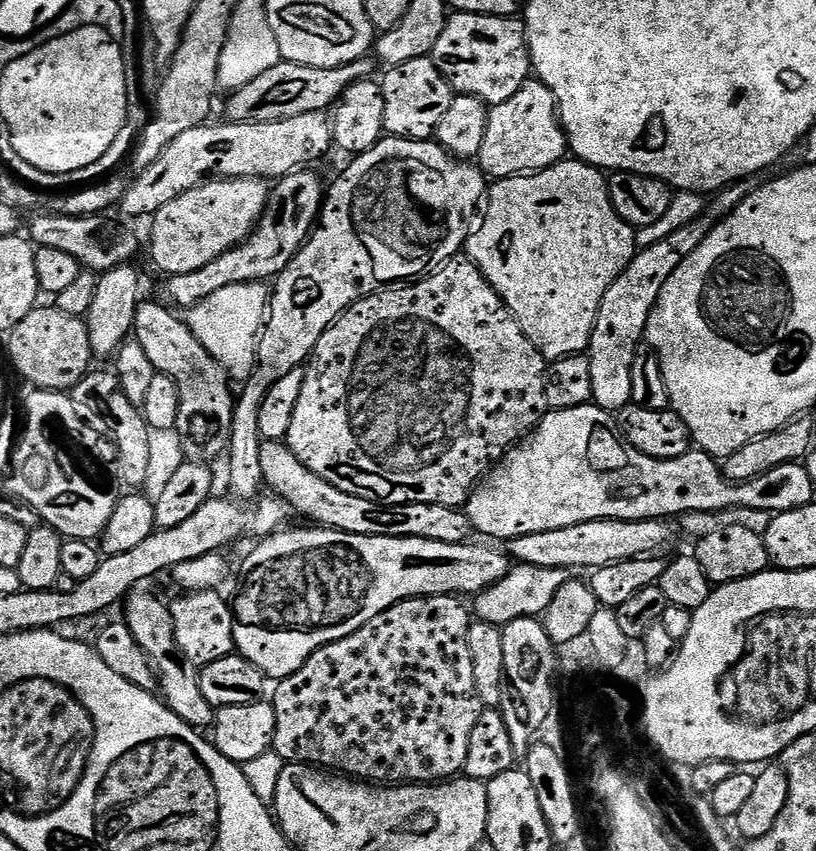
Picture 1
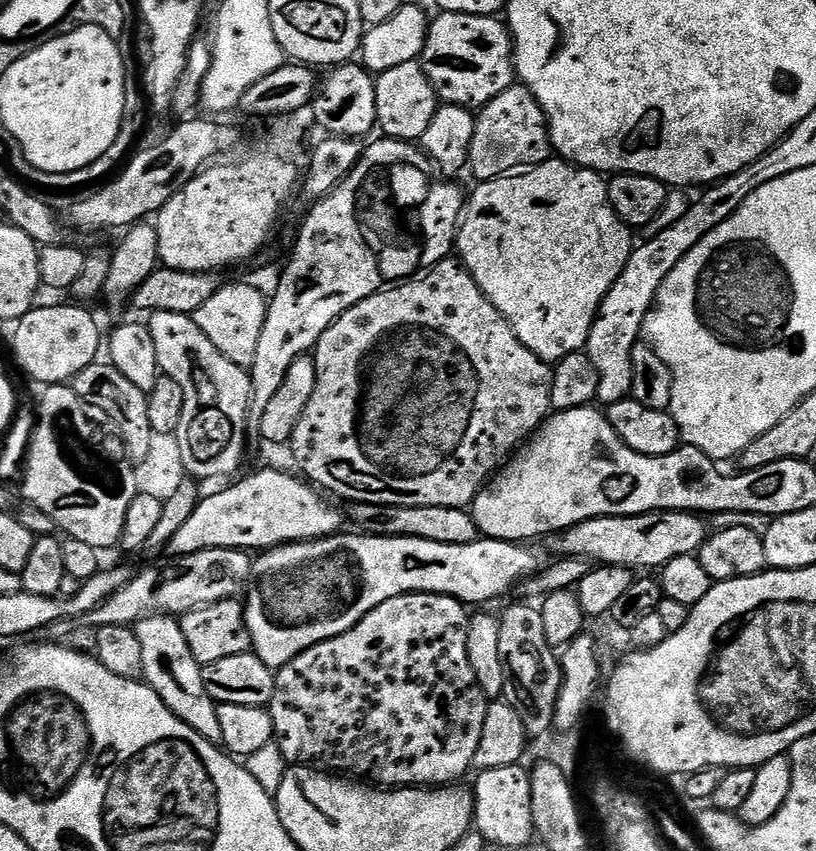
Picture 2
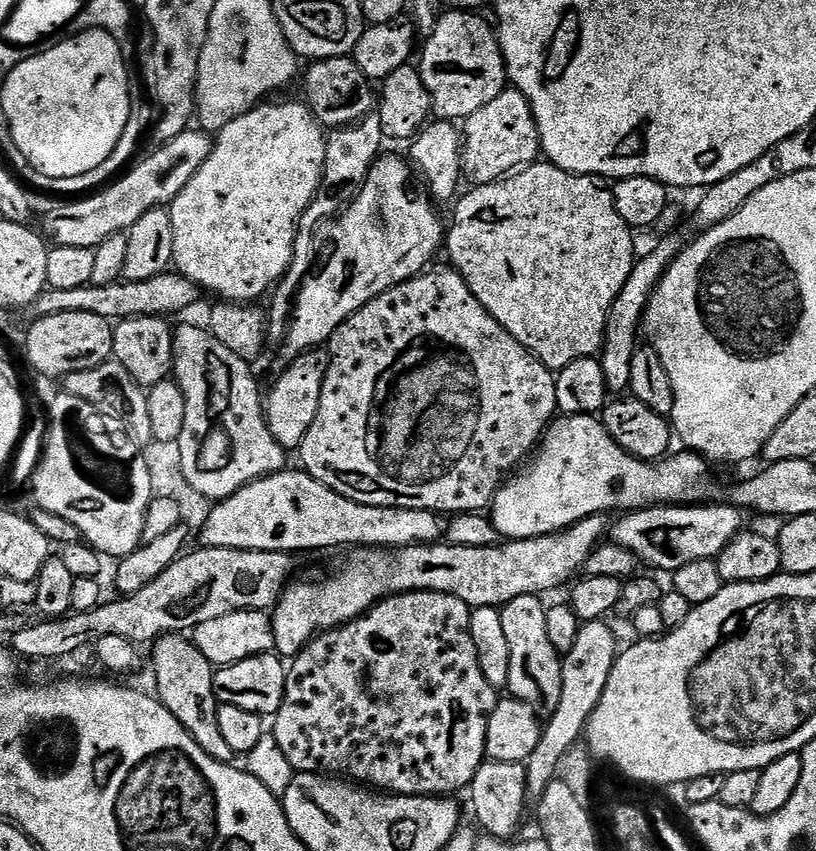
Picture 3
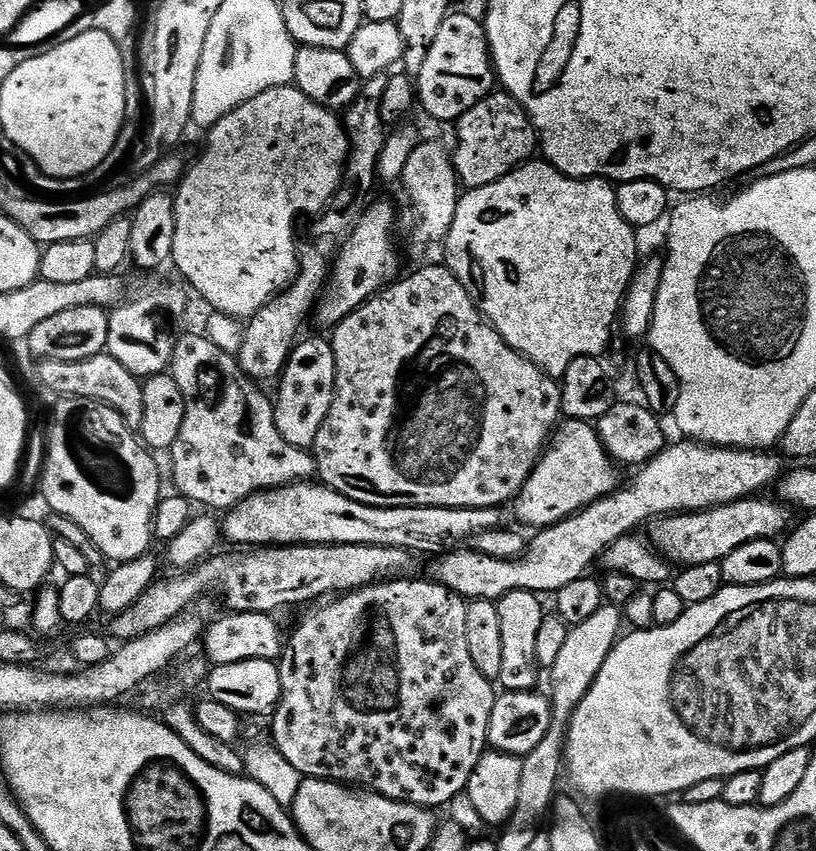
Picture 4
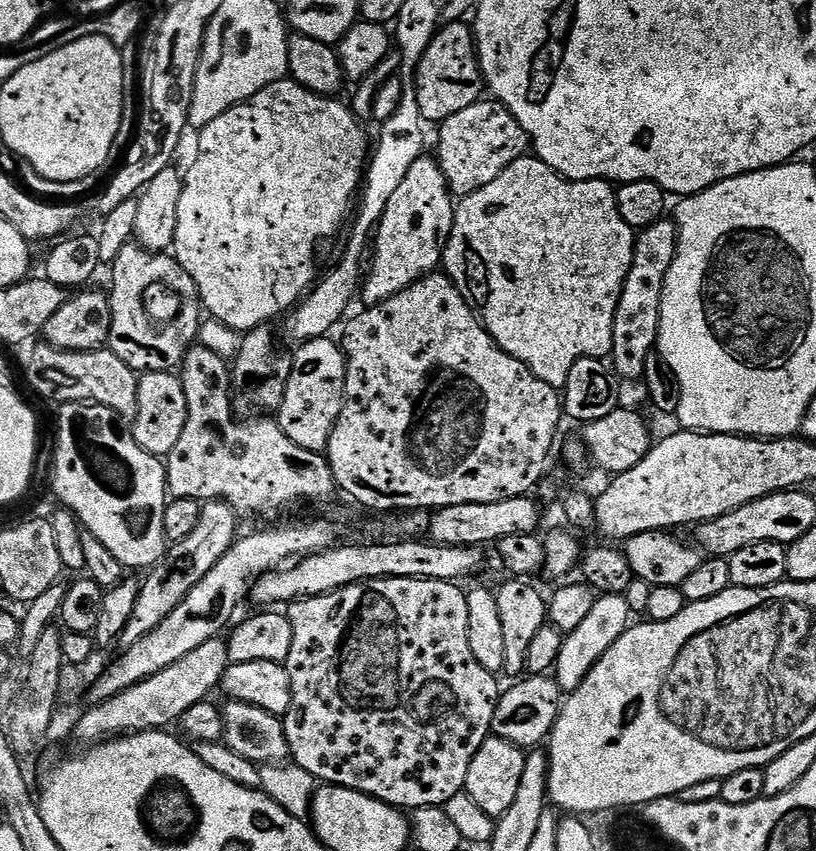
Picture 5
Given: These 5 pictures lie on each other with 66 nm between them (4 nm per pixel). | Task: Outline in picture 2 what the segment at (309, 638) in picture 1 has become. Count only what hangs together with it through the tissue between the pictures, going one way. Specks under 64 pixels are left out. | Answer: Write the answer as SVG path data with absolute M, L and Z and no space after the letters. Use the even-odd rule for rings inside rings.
M337 534L335 536L323 536L321 540L304 540L301 542L301 544L282 544L279 548L270 548L267 549L263 553L264 556L261 558L261 560L257 559L254 564L254 572L255 575L258 577L258 584L260 580L260 593L257 594L256 597L253 598L252 601L247 601L247 603L244 604L244 626L247 632L250 634L250 638L252 639L250 648L251 651L256 653L256 656L258 658L262 658L262 662L266 662L266 666L268 668L271 668L273 670L279 670L281 668L284 668L290 661L292 661L294 658L298 658L301 656L305 650L308 648L313 648L315 644L321 644L323 640L329 640L330 638L334 638L338 634L346 634L346 630L350 630L353 628L359 620L362 618L366 618L366 614L370 614L370 610L374 610L378 606L382 606L382 602L386 602L390 598L398 598L399 596L405 596L406 594L410 594L411 592L429 592L430 594L442 594L443 596L453 596L456 600L459 600L461 604L465 606L473 606L472 604L480 604L476 606L488 606L488 603L491 602L491 600L496 600L499 598L499 596L504 596L507 594L508 591L511 590L512 587L519 585L521 582L535 577L537 573L541 571L542 563L540 564L540 560L538 557L535 556L534 553L531 552L531 547L525 546L523 543L520 542L513 542L510 540L490 540L487 538L478 538L474 542L470 542L469 544L447 544L446 542L430 542L429 540L424 540L420 536L373 536L371 534L363 534L364 536L344 536L345 534Z

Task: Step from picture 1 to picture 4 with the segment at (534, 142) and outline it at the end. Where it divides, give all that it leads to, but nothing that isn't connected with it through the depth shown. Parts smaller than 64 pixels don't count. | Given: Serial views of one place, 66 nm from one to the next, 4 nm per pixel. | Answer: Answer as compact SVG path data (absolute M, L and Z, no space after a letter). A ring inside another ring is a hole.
M503 90L493 91L492 95L480 100L478 106L466 110L466 114L462 114L459 120L455 121L454 128L456 128L456 152L454 148L451 153L452 164L456 168L457 181L465 189L481 188L490 186L490 182L498 182L498 178L510 174L515 168L533 159L538 148L538 137L531 118L524 112L522 105Z

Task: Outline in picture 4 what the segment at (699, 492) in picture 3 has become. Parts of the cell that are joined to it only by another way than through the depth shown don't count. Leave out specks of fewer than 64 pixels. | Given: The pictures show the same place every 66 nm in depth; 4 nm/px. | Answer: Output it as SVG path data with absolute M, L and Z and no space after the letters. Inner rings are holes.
M565 419L551 437L550 447L541 455L535 470L516 495L516 516L532 530L551 528L567 516L583 512L595 500L617 491L616 471L617 465L604 449L599 431L589 421Z

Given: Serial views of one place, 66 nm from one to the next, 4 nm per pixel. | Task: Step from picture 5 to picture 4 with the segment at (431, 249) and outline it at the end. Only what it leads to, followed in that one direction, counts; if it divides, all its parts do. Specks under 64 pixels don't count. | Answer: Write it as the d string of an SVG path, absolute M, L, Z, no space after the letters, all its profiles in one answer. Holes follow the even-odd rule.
M436 140L417 143L414 154L410 154L410 159L406 161L398 184L404 187L404 212L402 208L398 220L399 231L404 231L416 244L439 245L448 236L462 195L449 149L444 149Z

